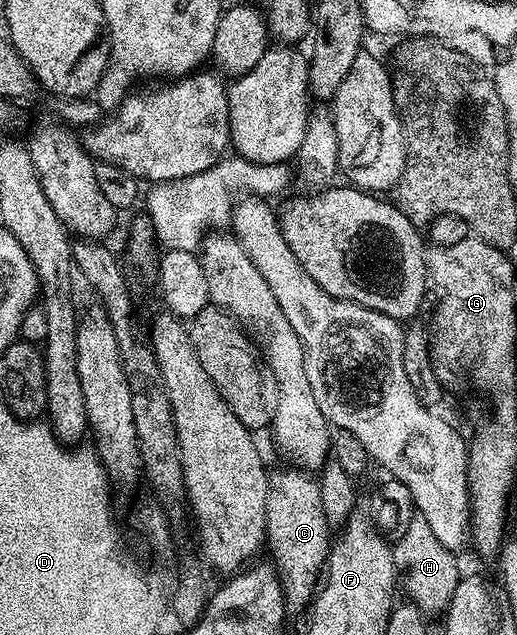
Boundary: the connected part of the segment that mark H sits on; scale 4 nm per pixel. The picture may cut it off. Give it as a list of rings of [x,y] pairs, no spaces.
[[[412,516],[402,531],[403,535],[392,546],[393,561],[403,574],[403,587],[405,583],[408,598],[420,608],[422,614],[442,614],[449,606],[461,580],[461,573],[457,567],[458,556],[436,540],[430,525],[421,516]]]

